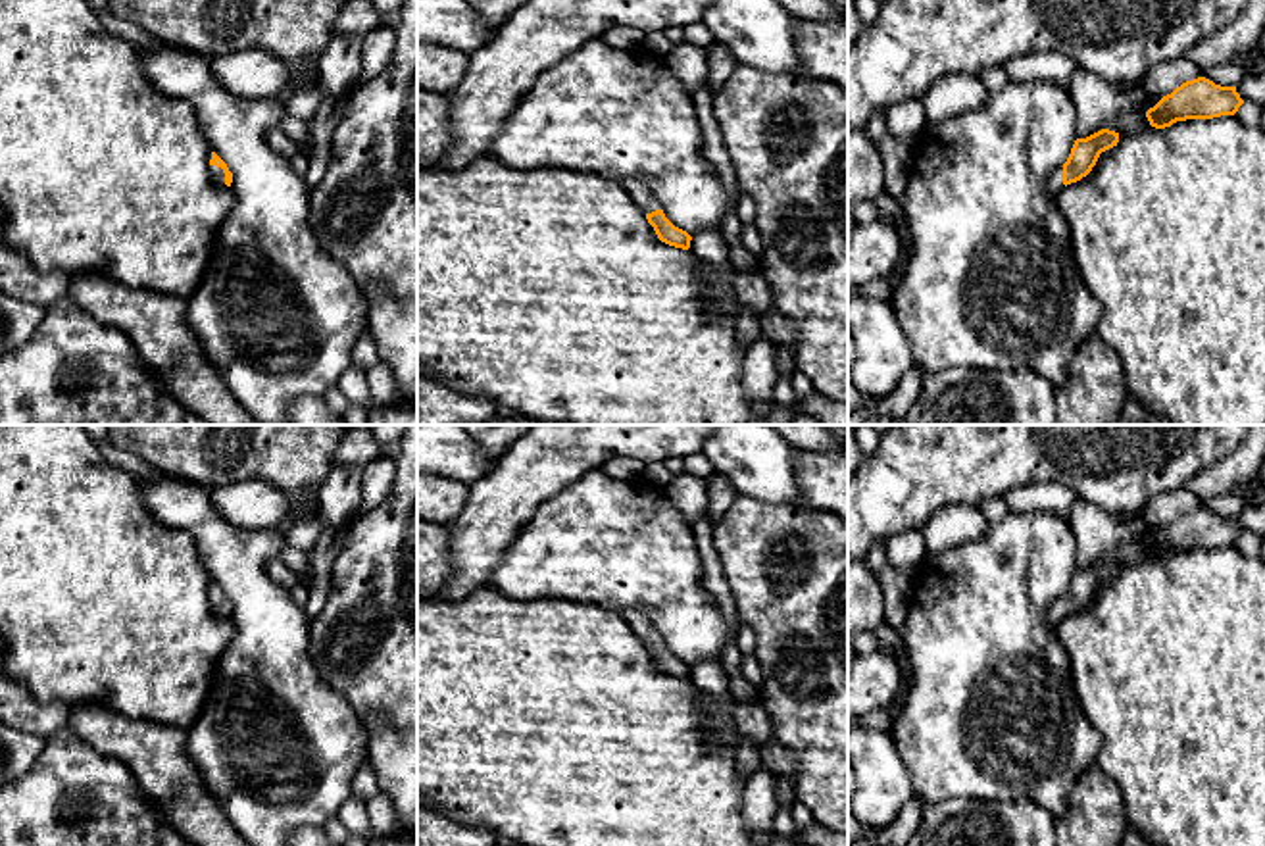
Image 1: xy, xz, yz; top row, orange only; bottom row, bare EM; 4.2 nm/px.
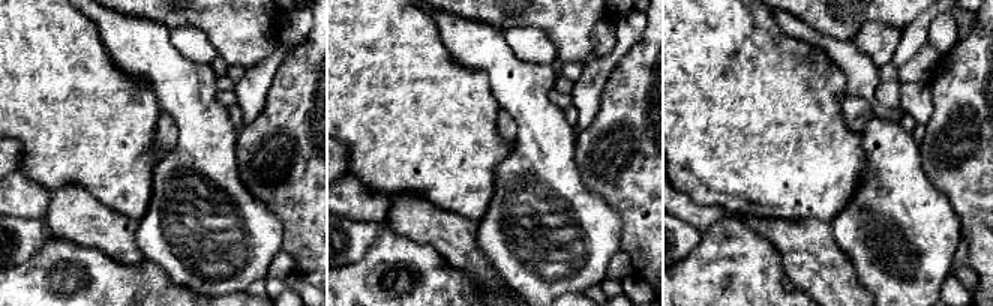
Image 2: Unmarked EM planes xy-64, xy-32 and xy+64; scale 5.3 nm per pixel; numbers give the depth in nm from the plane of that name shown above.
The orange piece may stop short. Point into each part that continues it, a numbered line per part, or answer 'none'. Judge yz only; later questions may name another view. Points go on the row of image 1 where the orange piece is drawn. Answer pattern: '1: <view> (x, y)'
1: yz (1056, 185)

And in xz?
1: xz (643, 197)

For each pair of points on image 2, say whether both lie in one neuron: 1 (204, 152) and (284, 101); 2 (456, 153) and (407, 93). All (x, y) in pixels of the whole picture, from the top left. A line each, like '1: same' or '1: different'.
1: different
2: same

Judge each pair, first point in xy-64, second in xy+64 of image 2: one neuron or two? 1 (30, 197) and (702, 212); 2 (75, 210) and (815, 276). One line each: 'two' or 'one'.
1: one
2: one

